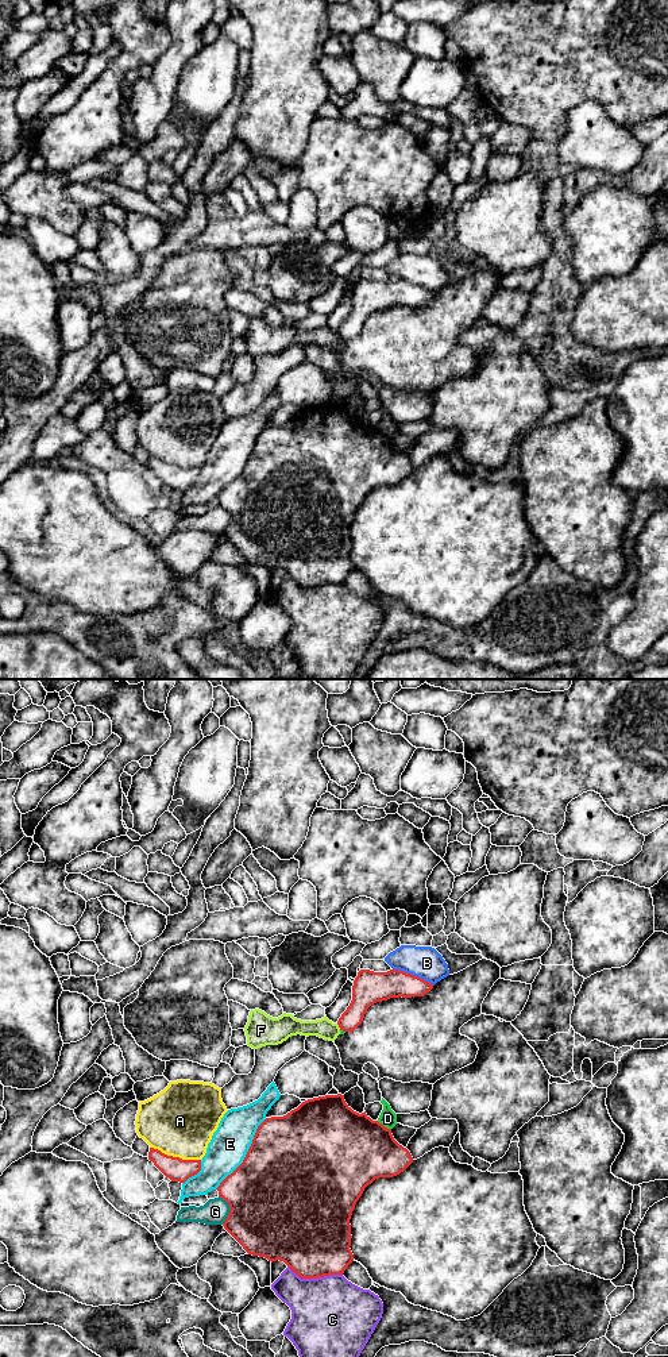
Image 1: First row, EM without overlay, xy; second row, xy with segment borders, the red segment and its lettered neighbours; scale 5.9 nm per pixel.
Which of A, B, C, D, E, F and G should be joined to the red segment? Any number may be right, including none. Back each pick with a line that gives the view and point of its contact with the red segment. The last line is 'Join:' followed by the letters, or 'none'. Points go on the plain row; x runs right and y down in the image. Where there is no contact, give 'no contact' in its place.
Join: none

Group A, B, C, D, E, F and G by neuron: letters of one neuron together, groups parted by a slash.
A / B / C / D F / E / G

